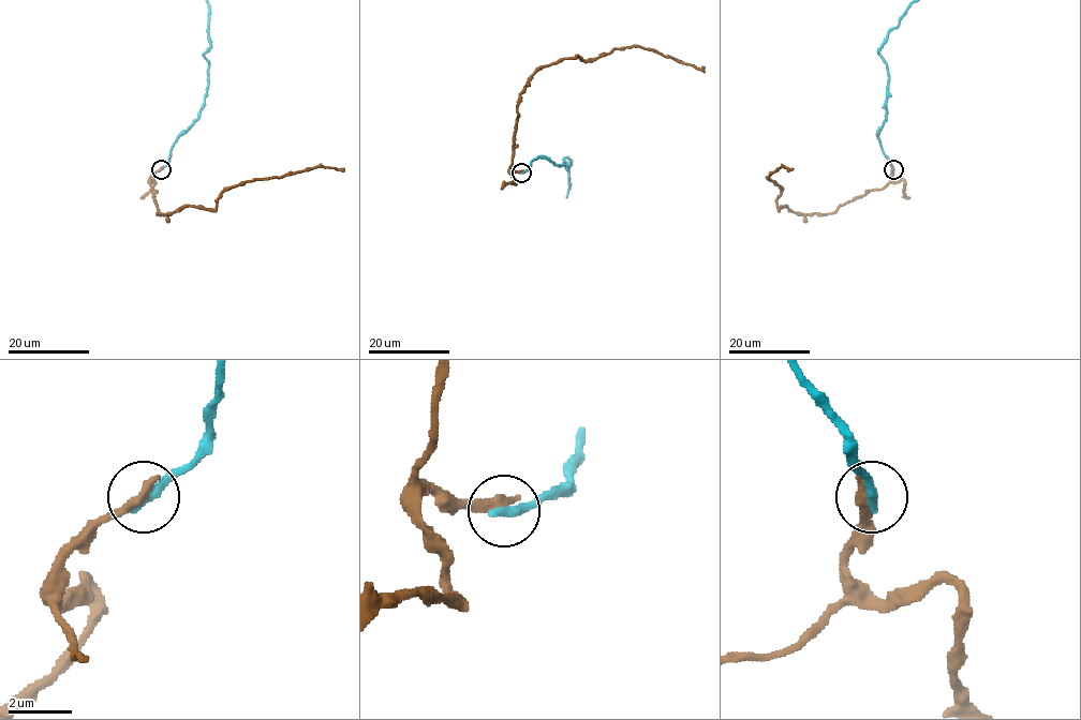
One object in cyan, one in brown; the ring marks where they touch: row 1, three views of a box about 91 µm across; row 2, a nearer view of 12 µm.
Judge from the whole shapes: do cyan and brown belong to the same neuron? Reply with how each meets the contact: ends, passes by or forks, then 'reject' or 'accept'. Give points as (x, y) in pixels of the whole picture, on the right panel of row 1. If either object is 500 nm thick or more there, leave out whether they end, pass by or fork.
cyan ends | brown ends | reject

